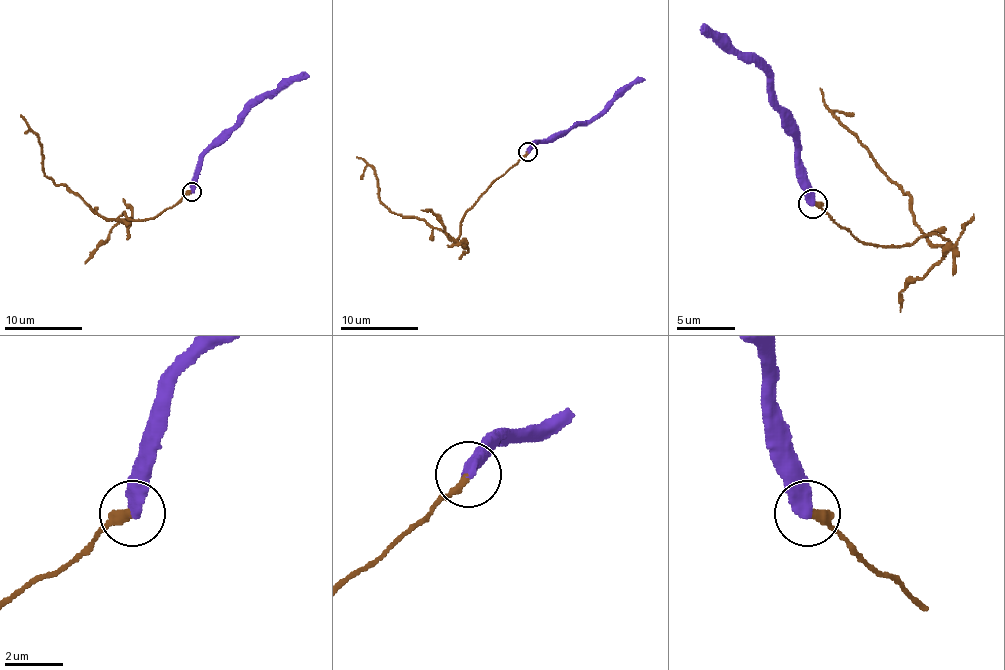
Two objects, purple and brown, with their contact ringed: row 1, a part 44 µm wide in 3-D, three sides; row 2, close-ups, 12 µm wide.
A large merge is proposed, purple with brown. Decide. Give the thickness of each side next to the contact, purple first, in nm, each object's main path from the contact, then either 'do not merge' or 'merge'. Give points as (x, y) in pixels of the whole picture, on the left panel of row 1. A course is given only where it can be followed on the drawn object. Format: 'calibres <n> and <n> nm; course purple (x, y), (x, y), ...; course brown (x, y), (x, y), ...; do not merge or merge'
calibres 460 and 280 nm; course purple (192, 191), (192, 181), (202, 158), (251, 109), (284, 86), (309, 76); course brown (192, 191), (153, 218), (132, 220), (124, 212), (114, 218), (97, 214), (44, 173), (39, 136), (21, 115); do not merge

